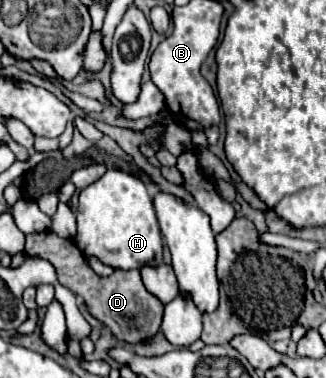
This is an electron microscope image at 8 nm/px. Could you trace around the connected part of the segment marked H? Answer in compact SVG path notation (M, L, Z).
M109 168L97 182L83 188L77 206L75 244L85 256L95 256L103 264L119 270L139 270L145 264L161 264L163 240L159 234L159 222L153 210L153 202L145 184L133 174Z

